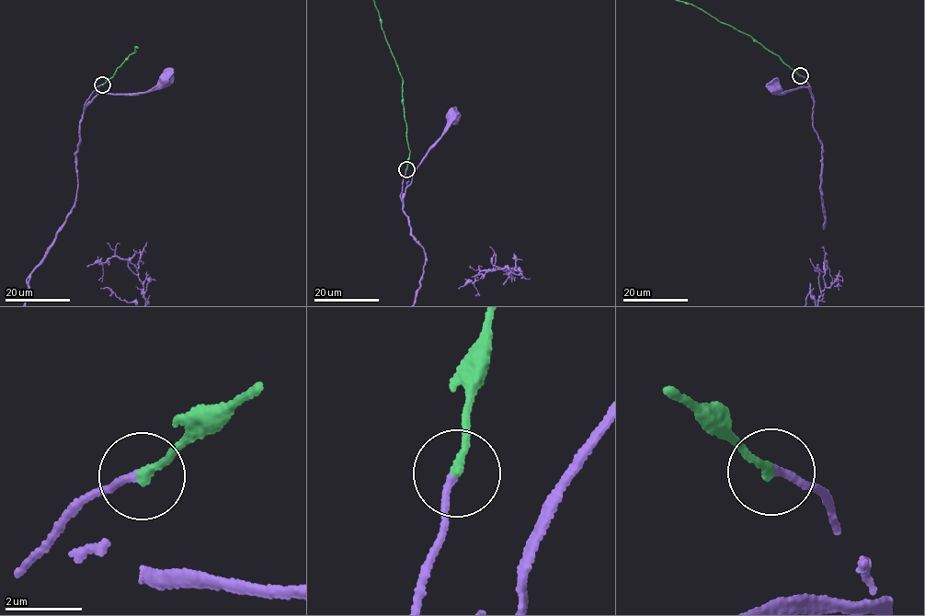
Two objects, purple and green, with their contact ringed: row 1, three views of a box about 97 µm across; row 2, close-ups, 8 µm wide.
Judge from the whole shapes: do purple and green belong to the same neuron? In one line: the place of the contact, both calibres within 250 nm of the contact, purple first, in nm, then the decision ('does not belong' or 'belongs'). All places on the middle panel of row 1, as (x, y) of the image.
at (406, 169); 190 nm thick on the purple side, 240 nm on the other; belongs

